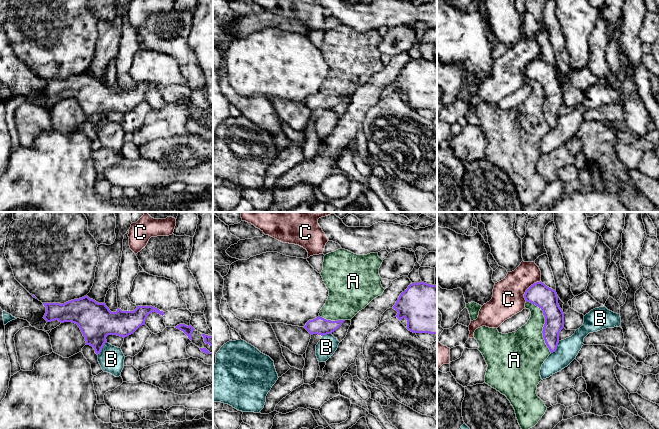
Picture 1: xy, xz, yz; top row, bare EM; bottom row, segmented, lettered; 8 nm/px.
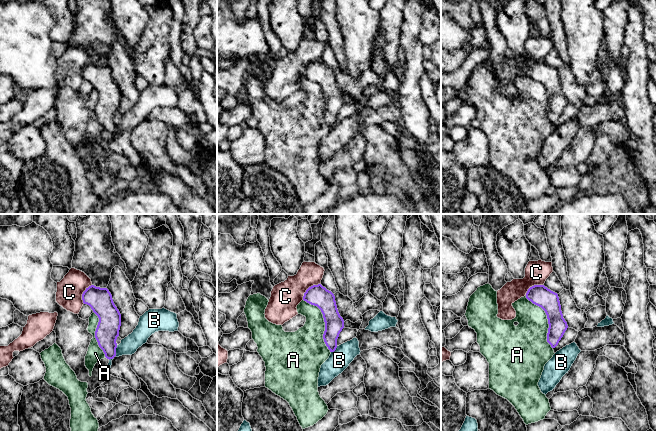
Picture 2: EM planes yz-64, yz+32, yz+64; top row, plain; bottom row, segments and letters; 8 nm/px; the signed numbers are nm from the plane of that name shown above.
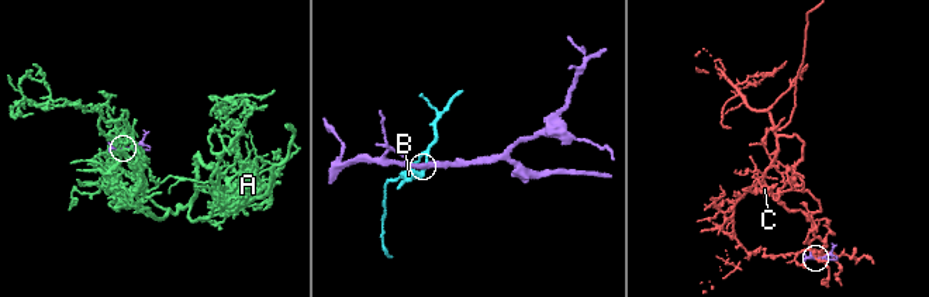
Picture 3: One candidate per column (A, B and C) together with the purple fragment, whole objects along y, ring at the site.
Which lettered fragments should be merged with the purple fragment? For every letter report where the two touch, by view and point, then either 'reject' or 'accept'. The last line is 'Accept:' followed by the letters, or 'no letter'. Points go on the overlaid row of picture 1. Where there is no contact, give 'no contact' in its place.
A: contact yz (544, 324); reject
B: contact xy (102, 347); reject
C: contact yz (527, 289); reject
Accept: no letter

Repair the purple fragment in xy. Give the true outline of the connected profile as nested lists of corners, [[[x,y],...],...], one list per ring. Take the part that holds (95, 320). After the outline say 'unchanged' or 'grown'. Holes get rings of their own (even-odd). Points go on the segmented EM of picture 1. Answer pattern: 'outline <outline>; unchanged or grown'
outline [[[87,295],[64,304],[43,304],[46,307],[43,318],[47,322],[58,320],[61,323],[77,324],[85,337],[86,345],[92,346],[97,355],[107,343],[108,335],[125,338],[145,325],[150,313],[164,315],[163,311],[152,306],[137,306],[134,311],[122,311],[118,308],[116,312],[111,312],[105,302],[98,303]]]; unchanged

